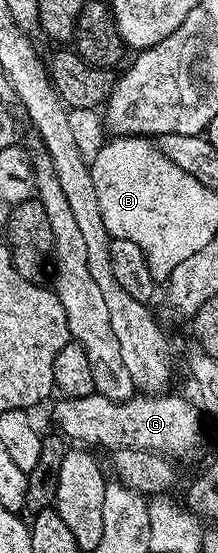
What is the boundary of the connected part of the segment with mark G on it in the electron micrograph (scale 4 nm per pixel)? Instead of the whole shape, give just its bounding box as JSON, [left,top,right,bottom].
[55,393,201,457]

